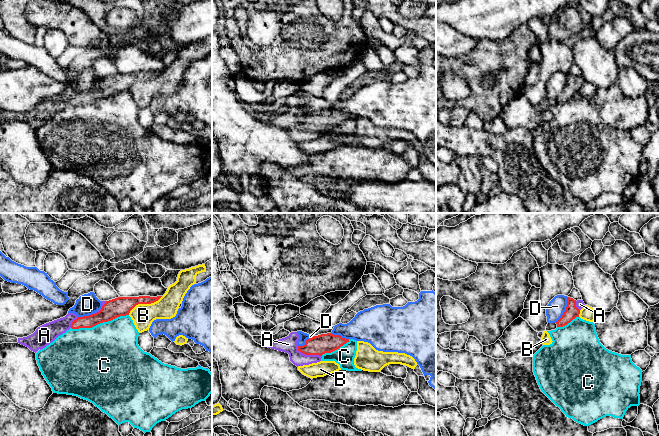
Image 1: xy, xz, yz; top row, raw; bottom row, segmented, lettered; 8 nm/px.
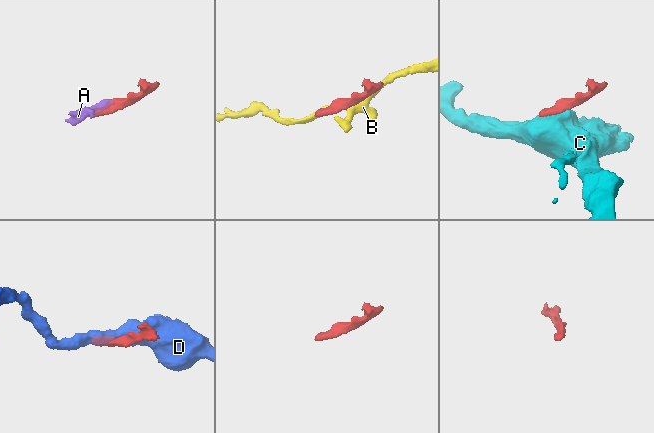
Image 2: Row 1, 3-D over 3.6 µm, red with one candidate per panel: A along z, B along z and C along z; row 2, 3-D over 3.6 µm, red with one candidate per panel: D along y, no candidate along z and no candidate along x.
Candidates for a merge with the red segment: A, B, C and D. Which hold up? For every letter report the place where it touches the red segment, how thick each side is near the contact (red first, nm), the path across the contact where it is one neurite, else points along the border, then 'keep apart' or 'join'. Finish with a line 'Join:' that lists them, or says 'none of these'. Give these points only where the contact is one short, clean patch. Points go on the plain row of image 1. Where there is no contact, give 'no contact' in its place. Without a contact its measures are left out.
A: xz (308, 130) | 160/130 nm | join
B: xy (144, 79) | 160/180 nm | keep apart
C: xy (99, 99) | 160/480 nm | keep apart
D: yz (565, 86) | 110/140 nm | keep apart
Join: A

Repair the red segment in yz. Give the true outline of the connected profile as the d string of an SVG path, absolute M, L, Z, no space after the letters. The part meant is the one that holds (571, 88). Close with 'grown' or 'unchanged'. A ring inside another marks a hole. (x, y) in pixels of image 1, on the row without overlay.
M567 73L567 83L562 93L556 98L557 103L563 103L570 99L576 93L579 93L580 86L584 83L583 76L574 76Z; grown

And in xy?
M162 72L118 73L109 77L101 77L102 84L92 91L78 93L74 89L68 89L63 94L38 103L36 107L29 112L18 114L17 119L37 129L70 104L92 104L100 99L111 97L117 93L129 91L130 87L136 81L151 80L158 77L161 73Z; grown

